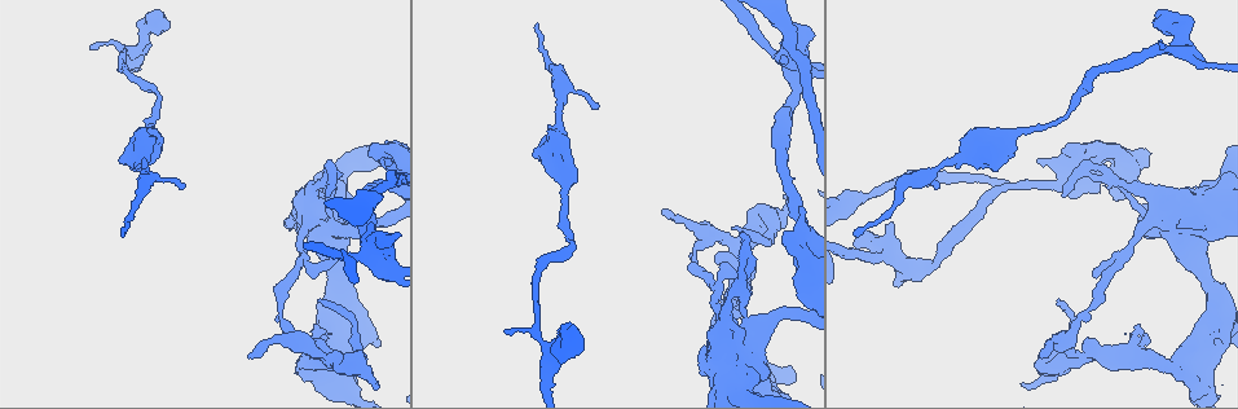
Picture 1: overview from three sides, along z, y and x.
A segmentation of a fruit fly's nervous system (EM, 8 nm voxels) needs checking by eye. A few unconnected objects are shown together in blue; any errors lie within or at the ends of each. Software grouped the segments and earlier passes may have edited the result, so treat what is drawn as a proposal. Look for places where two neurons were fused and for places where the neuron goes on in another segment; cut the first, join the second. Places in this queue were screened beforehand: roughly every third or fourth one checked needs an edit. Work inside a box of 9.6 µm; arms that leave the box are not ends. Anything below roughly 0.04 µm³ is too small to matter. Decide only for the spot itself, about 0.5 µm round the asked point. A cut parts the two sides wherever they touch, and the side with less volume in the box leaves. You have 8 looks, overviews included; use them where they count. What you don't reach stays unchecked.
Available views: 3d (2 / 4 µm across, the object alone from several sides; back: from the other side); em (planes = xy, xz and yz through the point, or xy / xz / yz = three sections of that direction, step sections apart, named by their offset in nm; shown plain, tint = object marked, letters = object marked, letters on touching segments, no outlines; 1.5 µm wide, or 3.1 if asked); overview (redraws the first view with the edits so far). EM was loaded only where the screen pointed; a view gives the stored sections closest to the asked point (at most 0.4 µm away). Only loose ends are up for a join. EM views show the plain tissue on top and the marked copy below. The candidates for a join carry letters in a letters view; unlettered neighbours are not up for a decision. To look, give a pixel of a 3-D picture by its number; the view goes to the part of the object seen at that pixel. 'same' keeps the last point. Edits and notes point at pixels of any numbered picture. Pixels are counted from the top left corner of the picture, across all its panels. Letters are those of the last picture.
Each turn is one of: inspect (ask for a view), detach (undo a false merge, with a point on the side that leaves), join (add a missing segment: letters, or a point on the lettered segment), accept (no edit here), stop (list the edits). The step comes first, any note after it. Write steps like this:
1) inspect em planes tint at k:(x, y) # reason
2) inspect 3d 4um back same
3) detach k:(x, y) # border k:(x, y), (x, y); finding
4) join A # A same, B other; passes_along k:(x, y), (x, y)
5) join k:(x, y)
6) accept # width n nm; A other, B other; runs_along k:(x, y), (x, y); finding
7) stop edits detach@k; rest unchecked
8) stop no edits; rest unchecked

inspect em xz step 8 letters at 1:(91, 48) # free end

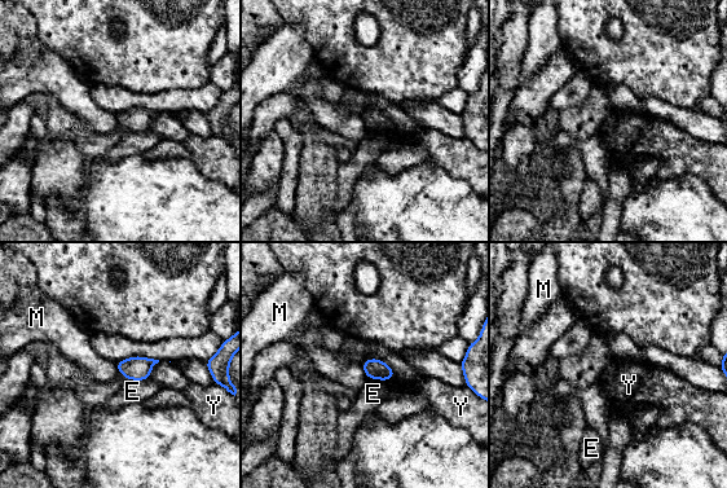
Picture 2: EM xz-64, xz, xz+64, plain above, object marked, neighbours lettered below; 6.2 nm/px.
inspect em xy step 4 letters same

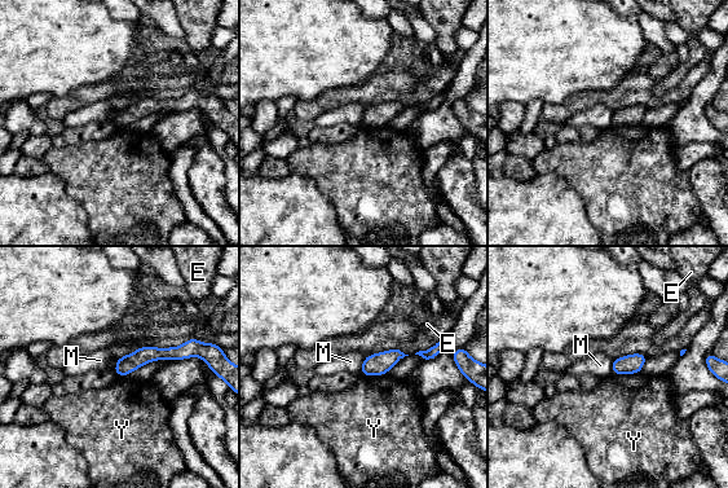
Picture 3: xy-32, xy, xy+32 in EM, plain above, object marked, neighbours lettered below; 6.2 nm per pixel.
accept # E other, M other, Y other; runs_along 3:(190, 351), (146, 354), (118, 370); none of them fits

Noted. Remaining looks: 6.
inspect 3d 4um at 1:(552, 137) # an open end

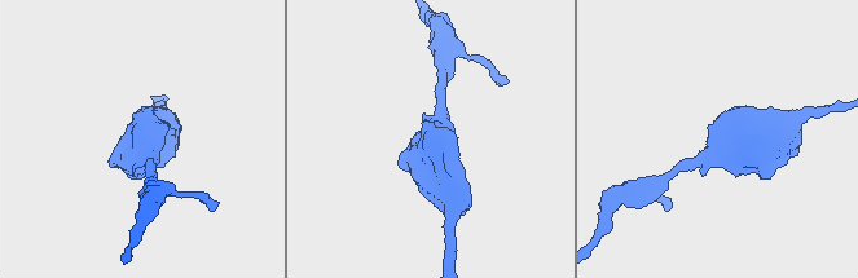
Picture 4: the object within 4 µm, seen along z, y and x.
inspect em xz step 8 letters at 4:(429, 136) # need the tissue

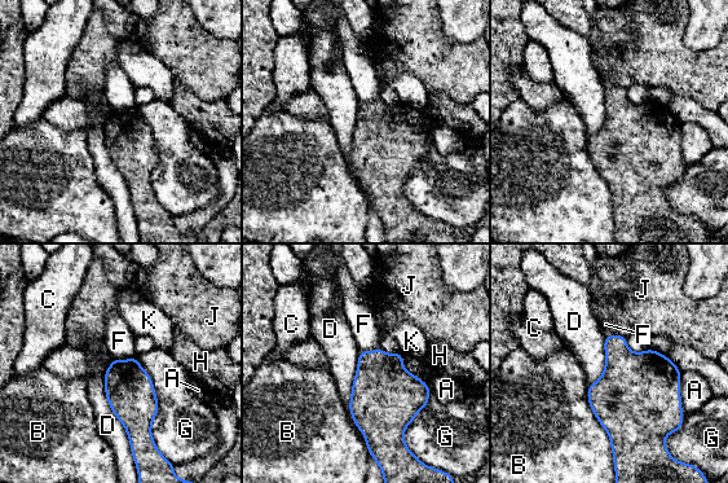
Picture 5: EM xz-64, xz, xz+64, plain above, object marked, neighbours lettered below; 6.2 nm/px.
accept # width 300 nm; A other, B other, C other, D other, F other, G other, H other, J other, K other; border 5:(587, 385), (587, 403), (613, 455); no lettered segment goes on from it

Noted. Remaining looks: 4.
inspect 3d 2um at 1:(316, 326) # branch stops here

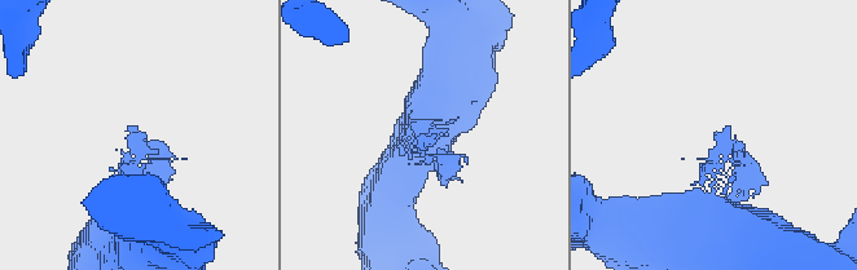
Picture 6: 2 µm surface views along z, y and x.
inspect em xz step 8 letters at 6:(418, 140)

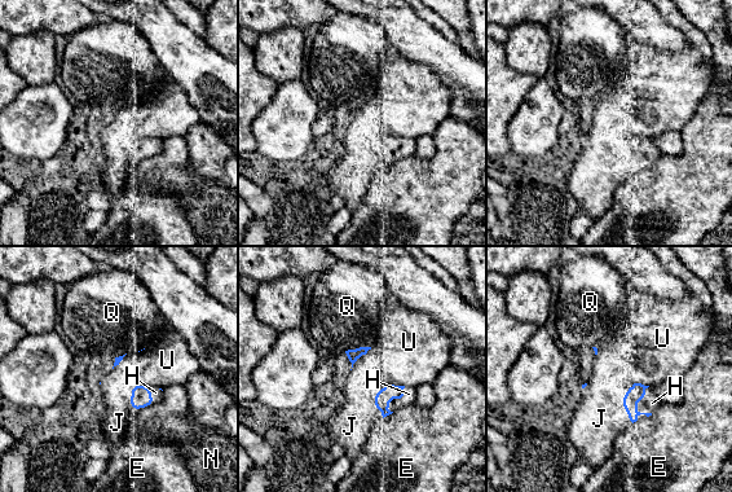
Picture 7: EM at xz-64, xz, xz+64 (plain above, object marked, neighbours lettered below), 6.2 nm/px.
accept # E other, H other, J other, N other, Q other, U other; border 7:(361, 346), (345, 351); no lettered segment goes on from it

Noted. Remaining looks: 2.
stop no edits; rest unchecked

